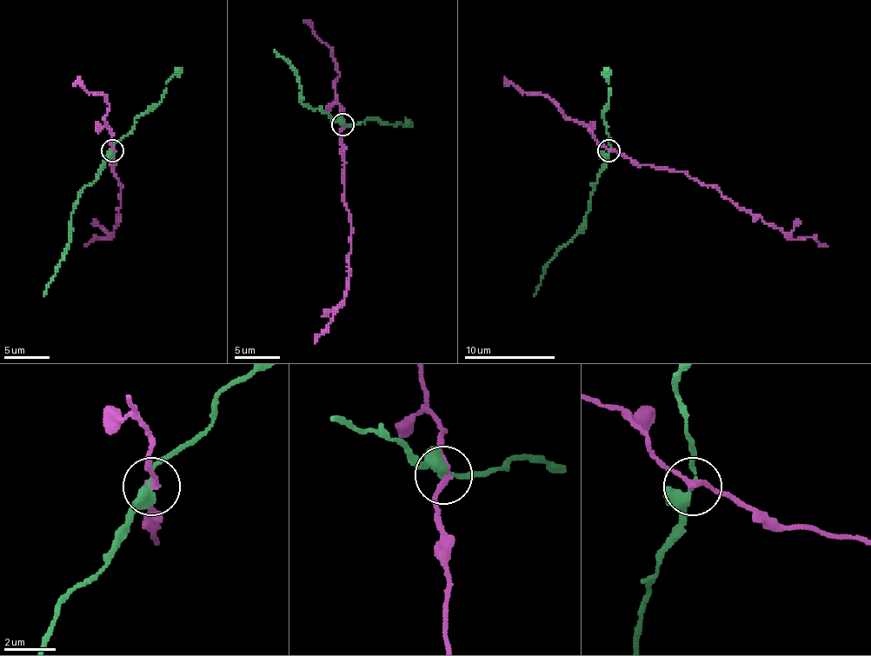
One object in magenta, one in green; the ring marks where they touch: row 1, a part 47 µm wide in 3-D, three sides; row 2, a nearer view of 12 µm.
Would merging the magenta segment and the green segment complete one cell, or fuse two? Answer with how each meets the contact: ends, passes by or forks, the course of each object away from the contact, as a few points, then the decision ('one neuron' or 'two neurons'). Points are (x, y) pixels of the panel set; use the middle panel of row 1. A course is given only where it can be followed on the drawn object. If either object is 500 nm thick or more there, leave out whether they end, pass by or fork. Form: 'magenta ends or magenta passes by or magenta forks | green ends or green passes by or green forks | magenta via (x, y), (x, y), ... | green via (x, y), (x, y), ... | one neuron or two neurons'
magenta passes by | green forks | magenta via (342, 124), (340, 140), (344, 155), (344, 201), (351, 228), (347, 296), (315, 343) | green via (342, 124), (330, 115), (302, 102), (299, 76), (274, 49) | two neurons

